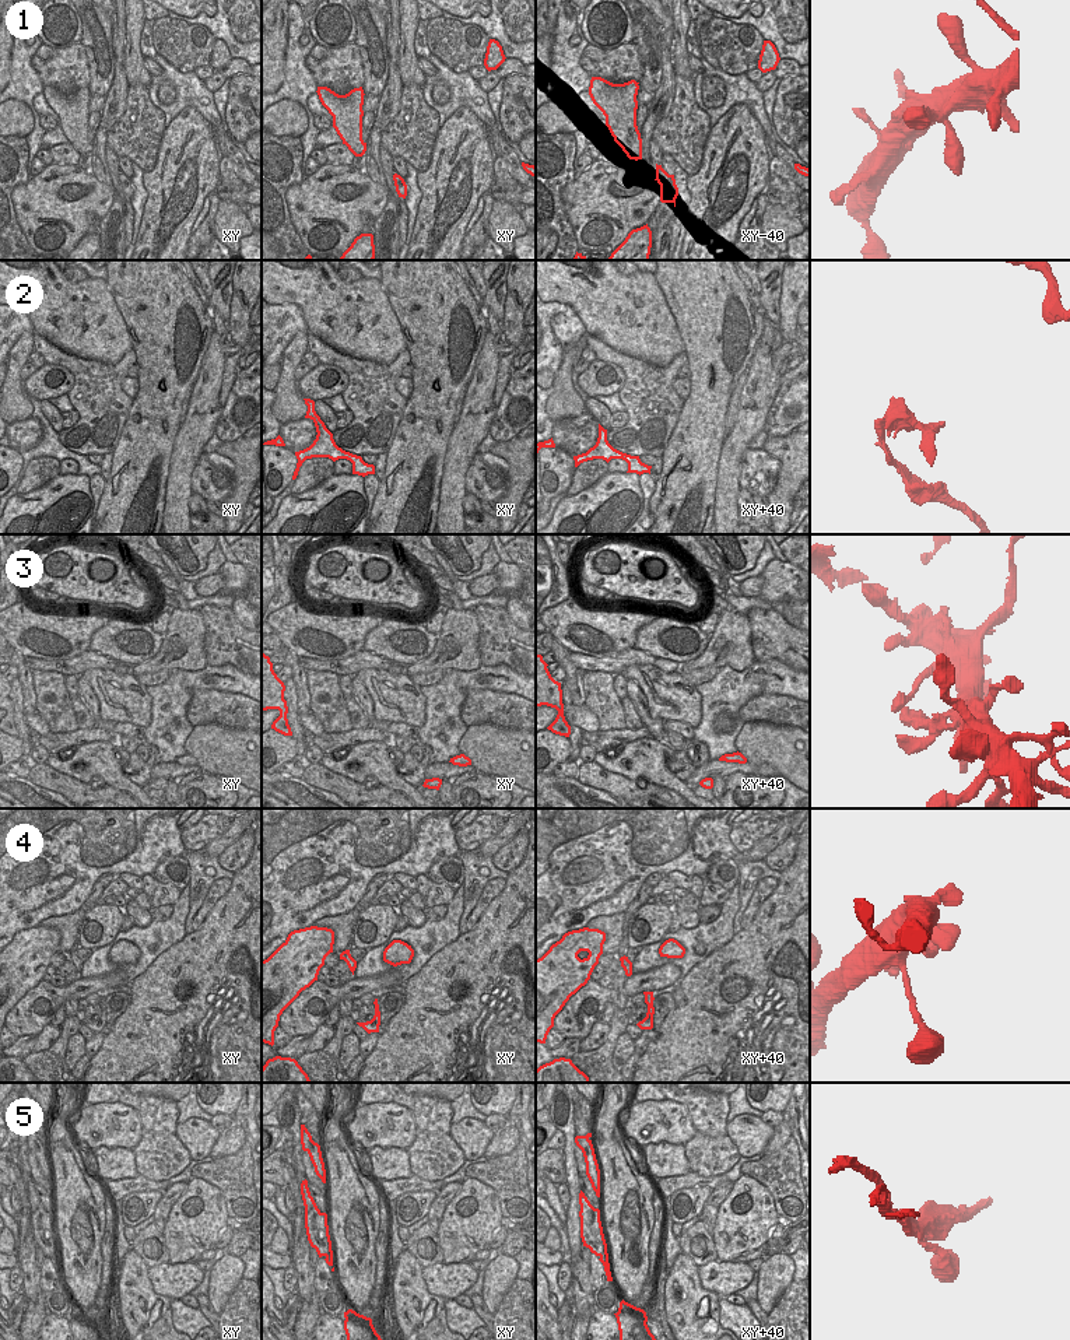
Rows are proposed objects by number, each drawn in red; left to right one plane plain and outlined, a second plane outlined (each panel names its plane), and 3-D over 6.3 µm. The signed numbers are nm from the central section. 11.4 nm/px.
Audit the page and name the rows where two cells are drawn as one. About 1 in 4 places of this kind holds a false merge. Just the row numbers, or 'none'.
5.

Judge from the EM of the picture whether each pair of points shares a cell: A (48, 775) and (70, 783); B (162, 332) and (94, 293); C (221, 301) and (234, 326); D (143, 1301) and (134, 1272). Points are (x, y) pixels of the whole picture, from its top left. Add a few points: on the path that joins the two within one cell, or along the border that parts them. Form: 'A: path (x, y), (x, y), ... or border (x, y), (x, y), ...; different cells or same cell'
A: path (53, 781), (65, 783); same cell
B: border (105, 280), (130, 334); different cells
C: border (232, 283), (230, 319), (227, 322); different cells
D: path (136, 1294), (134, 1279); same cell

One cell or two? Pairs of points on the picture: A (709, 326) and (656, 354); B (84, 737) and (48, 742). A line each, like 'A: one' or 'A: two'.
A: two
B: one

